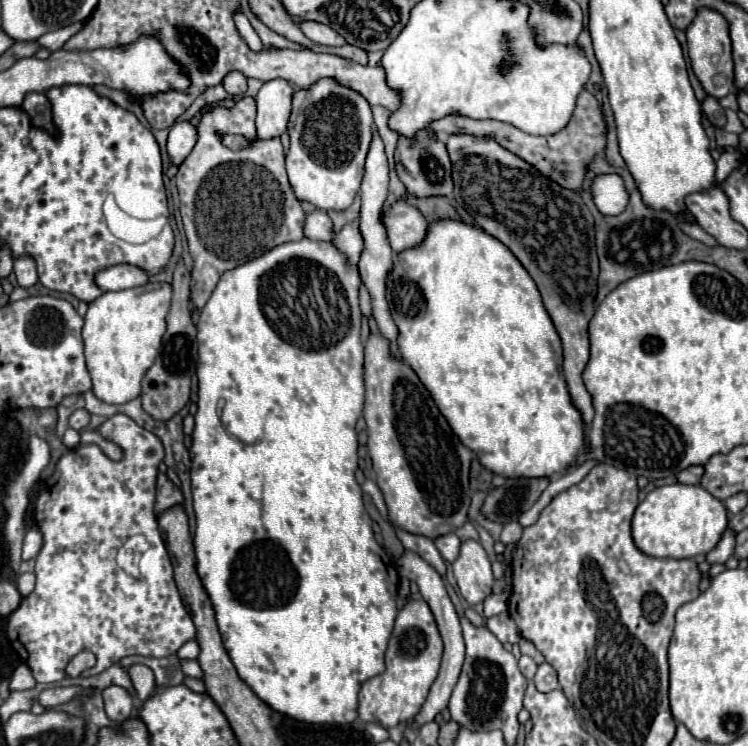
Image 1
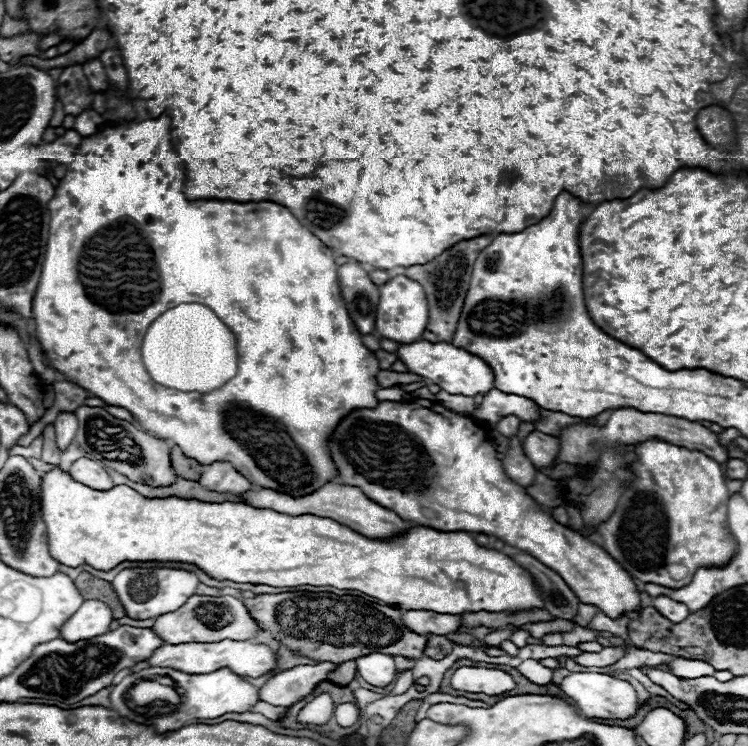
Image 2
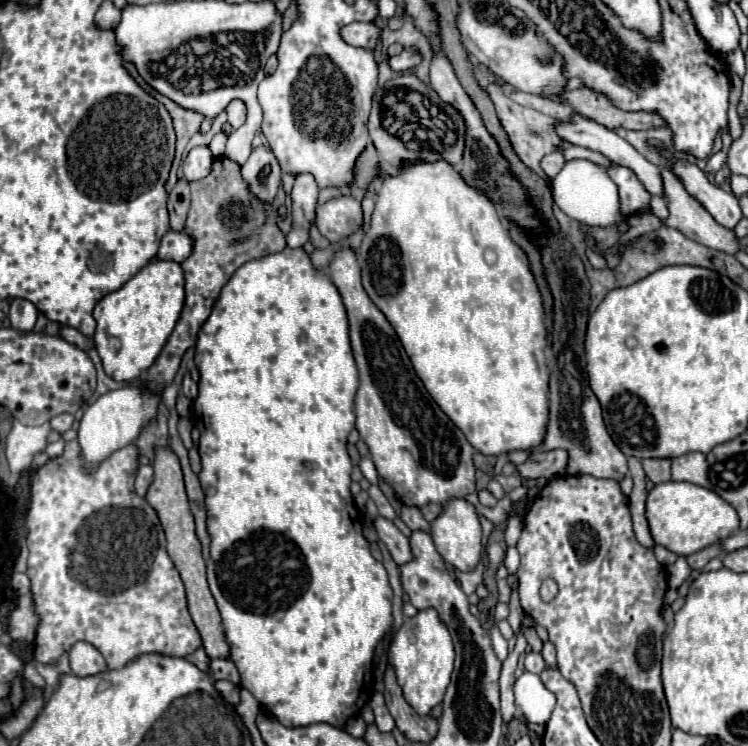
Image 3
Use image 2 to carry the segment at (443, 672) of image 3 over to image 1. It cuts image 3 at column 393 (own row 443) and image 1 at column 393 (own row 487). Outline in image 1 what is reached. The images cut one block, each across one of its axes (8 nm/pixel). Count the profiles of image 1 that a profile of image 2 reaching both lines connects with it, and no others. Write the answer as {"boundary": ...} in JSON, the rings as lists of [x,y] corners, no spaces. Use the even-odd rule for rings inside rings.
{"boundary":[[[408,600],[398,612],[388,650],[386,650],[386,670],[362,684],[358,696],[358,716],[364,722],[378,722],[384,728],[408,722],[418,714],[424,704],[432,682],[438,676],[442,658],[442,638],[438,634],[434,616],[424,600]]]}

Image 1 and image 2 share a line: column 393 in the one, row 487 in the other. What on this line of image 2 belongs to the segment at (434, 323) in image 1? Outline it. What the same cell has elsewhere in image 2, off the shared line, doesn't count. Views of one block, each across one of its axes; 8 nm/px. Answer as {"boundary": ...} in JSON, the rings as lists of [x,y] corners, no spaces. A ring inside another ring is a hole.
{"boundary":[[[160,114],[160,122],[156,122],[156,118],[122,122],[116,126],[106,126],[92,136],[82,136],[74,160],[68,164],[64,178],[56,186],[56,194],[52,202],[48,202],[48,210],[52,218],[50,236],[48,236],[42,276],[32,304],[32,314],[36,318],[36,338],[42,344],[44,354],[48,356],[48,360],[56,370],[60,370],[66,378],[70,378],[70,382],[82,386],[84,390],[92,392],[104,402],[126,408],[142,424],[144,430],[160,438],[170,438],[176,446],[184,450],[184,454],[188,454],[188,458],[196,458],[204,466],[212,464],[214,460],[228,460],[240,474],[244,474],[256,486],[300,496],[320,488],[322,484],[330,482],[336,476],[336,466],[330,458],[330,450],[326,444],[328,436],[332,434],[340,418],[344,418],[350,410],[374,408],[378,404],[374,392],[378,390],[376,374],[380,368],[376,356],[362,344],[362,336],[356,330],[352,318],[348,316],[344,298],[338,296],[340,284],[336,276],[338,266],[334,262],[334,252],[326,244],[322,244],[308,228],[304,228],[286,206],[280,206],[276,202],[232,202],[232,200],[212,200],[212,204],[190,202],[184,196],[184,162],[174,154],[170,142],[170,118],[166,114]]]}

